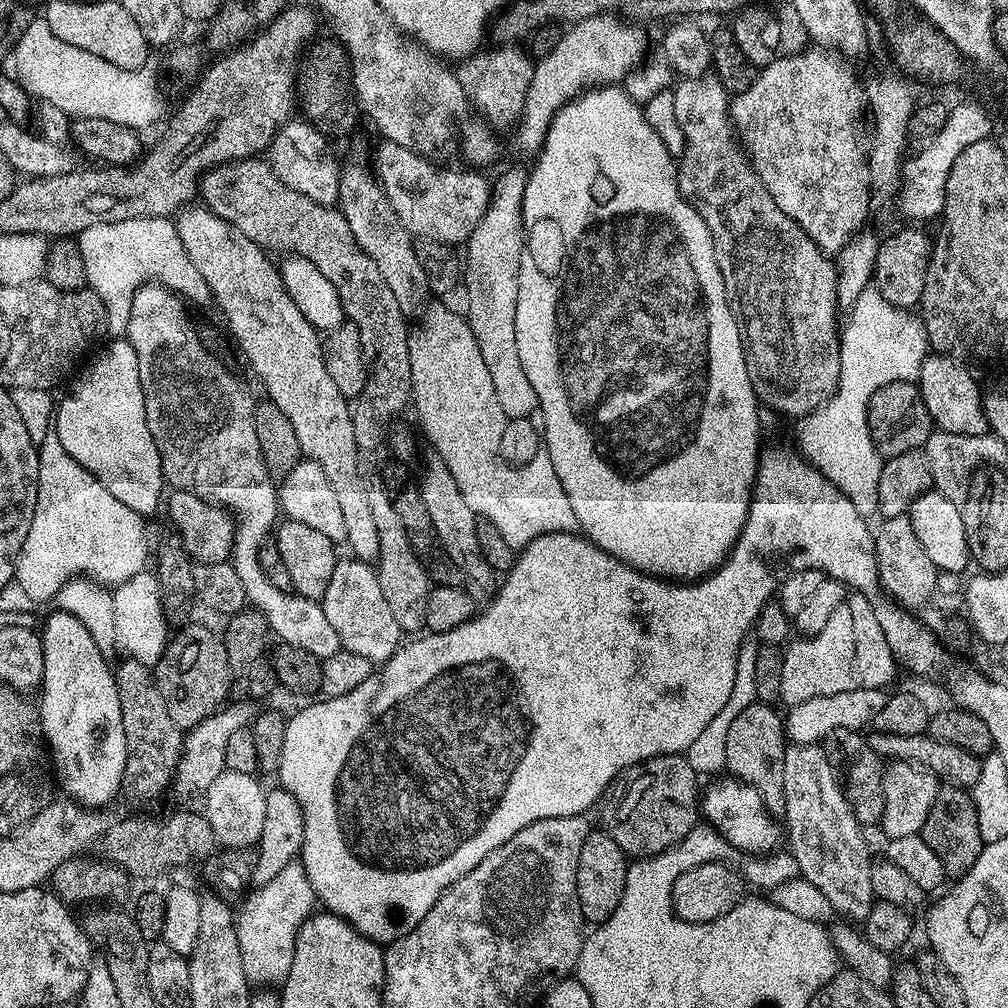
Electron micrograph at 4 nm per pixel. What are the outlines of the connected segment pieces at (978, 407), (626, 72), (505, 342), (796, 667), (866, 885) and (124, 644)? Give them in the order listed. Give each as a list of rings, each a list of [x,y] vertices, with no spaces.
[[[929,354],[922,362],[918,377],[920,393],[926,402],[933,425],[941,432],[962,434],[963,436],[983,436],[989,431],[988,419],[984,413],[982,388],[976,385],[974,377],[968,373],[969,365],[950,356]]]
[[[601,14],[587,17],[582,21],[573,23],[568,33],[559,41],[553,43],[550,51],[543,53],[535,61],[533,70],[533,80],[530,82],[528,93],[525,98],[524,112],[521,113],[518,123],[515,125],[516,148],[520,152],[525,152],[529,158],[535,157],[539,153],[540,147],[544,145],[544,139],[548,133],[548,127],[552,124],[553,118],[559,108],[569,104],[576,99],[581,92],[597,86],[612,86],[623,81],[625,76],[629,76],[635,68],[640,67],[646,59],[644,51],[648,48],[648,36],[636,22],[629,22],[616,14]]]
[[[527,167],[508,168],[494,180],[488,209],[482,214],[482,222],[474,226],[466,242],[468,257],[465,255],[462,260],[462,284],[468,287],[466,319],[470,330],[474,330],[474,338],[478,338],[478,350],[482,350],[490,382],[494,382],[494,394],[498,394],[498,403],[507,419],[531,417],[540,403],[538,394],[534,394],[534,386],[530,386],[530,378],[526,378],[526,370],[522,370],[518,338],[514,338],[518,274],[524,249],[522,198],[528,174]]]
[[[847,603],[838,606],[838,610],[834,610],[834,614],[830,614],[830,618],[827,619],[826,626],[822,626],[822,630],[818,630],[813,636],[801,635],[796,639],[800,640],[794,641],[795,639],[793,639],[783,649],[784,661],[782,662],[780,700],[783,703],[786,702],[785,705],[801,704],[810,698],[842,694],[851,690],[856,678],[854,674],[854,622],[850,619],[850,610]]]
[[[792,744],[784,749],[782,766],[782,790],[786,806],[782,817],[786,825],[786,844],[792,847],[792,856],[800,867],[799,875],[814,882],[826,898],[830,898],[833,913],[842,915],[852,922],[862,922],[870,914],[874,897],[872,895],[872,870],[874,860],[868,857],[868,844],[864,841],[865,829],[856,820],[851,804],[844,796],[838,773],[829,762],[820,744]]]
[[[155,571],[139,572],[134,574],[134,578],[115,585],[112,596],[114,625],[117,631],[115,643],[119,651],[124,651],[125,657],[142,662],[144,665],[155,666],[170,643],[169,617],[164,611],[164,597],[160,595],[160,583]]]

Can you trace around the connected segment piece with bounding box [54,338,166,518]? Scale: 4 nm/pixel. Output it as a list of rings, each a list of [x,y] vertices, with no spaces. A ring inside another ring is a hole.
[[[112,338],[109,341],[109,344],[101,350],[100,357],[73,382],[72,389],[64,397],[59,397],[54,411],[54,426],[56,422],[54,440],[55,443],[62,446],[62,450],[66,450],[66,454],[70,454],[70,458],[74,458],[74,462],[81,464],[86,472],[94,474],[94,478],[98,478],[98,482],[102,482],[102,486],[106,486],[106,490],[110,490],[110,494],[114,494],[114,498],[118,498],[118,502],[130,506],[130,510],[134,510],[139,516],[151,518],[156,512],[156,507],[159,504],[161,507],[162,497],[166,492],[166,481],[162,470],[162,458],[158,454],[158,446],[154,446],[154,434],[150,434],[150,426],[146,422],[146,402],[144,401],[142,382],[138,374],[138,354],[134,354],[134,346],[130,346],[130,342],[126,338]]]

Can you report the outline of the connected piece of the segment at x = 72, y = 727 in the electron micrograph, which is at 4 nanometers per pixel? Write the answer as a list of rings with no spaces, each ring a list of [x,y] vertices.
[[[53,611],[52,617],[45,622],[44,628],[40,632],[40,641],[42,642],[42,650],[44,651],[44,679],[42,681],[42,691],[39,693],[38,707],[40,710],[40,725],[44,731],[46,747],[50,753],[50,764],[54,769],[55,779],[64,787],[63,795],[82,804],[86,808],[93,810],[103,809],[103,804],[108,804],[116,795],[121,795],[122,785],[124,783],[124,771],[126,770],[126,734],[122,734],[122,710],[118,702],[118,690],[116,689],[116,677],[113,669],[108,668],[106,656],[100,652],[98,646],[95,645],[94,638],[90,636],[90,632],[86,630],[86,626],[72,616],[70,613]]]

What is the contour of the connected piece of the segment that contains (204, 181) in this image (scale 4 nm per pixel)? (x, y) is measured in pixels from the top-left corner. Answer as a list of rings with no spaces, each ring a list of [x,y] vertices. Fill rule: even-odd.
[[[249,158],[217,164],[200,177],[198,196],[203,207],[242,230],[242,234],[246,234],[246,238],[259,248],[273,253],[288,252],[284,254],[314,262],[314,266],[318,266],[318,270],[322,270],[322,275],[330,281],[330,286],[338,290],[347,323],[358,330],[368,361],[368,381],[360,395],[355,397],[351,409],[354,446],[358,450],[358,478],[362,478],[362,490],[366,490],[370,510],[374,513],[374,527],[378,529],[380,554],[374,561],[376,577],[401,633],[419,633],[426,618],[426,598],[430,587],[428,572],[412,553],[410,538],[406,538],[406,526],[402,526],[398,510],[394,510],[393,497],[390,492],[388,496],[384,489],[384,463],[390,460],[391,420],[404,407],[409,407],[412,398],[408,349],[410,324],[404,321],[407,320],[406,314],[401,311],[399,302],[390,286],[386,286],[370,254],[358,246],[339,207],[319,204],[306,198],[306,194],[298,194],[298,190],[290,190],[286,182],[272,173],[271,163]]]

